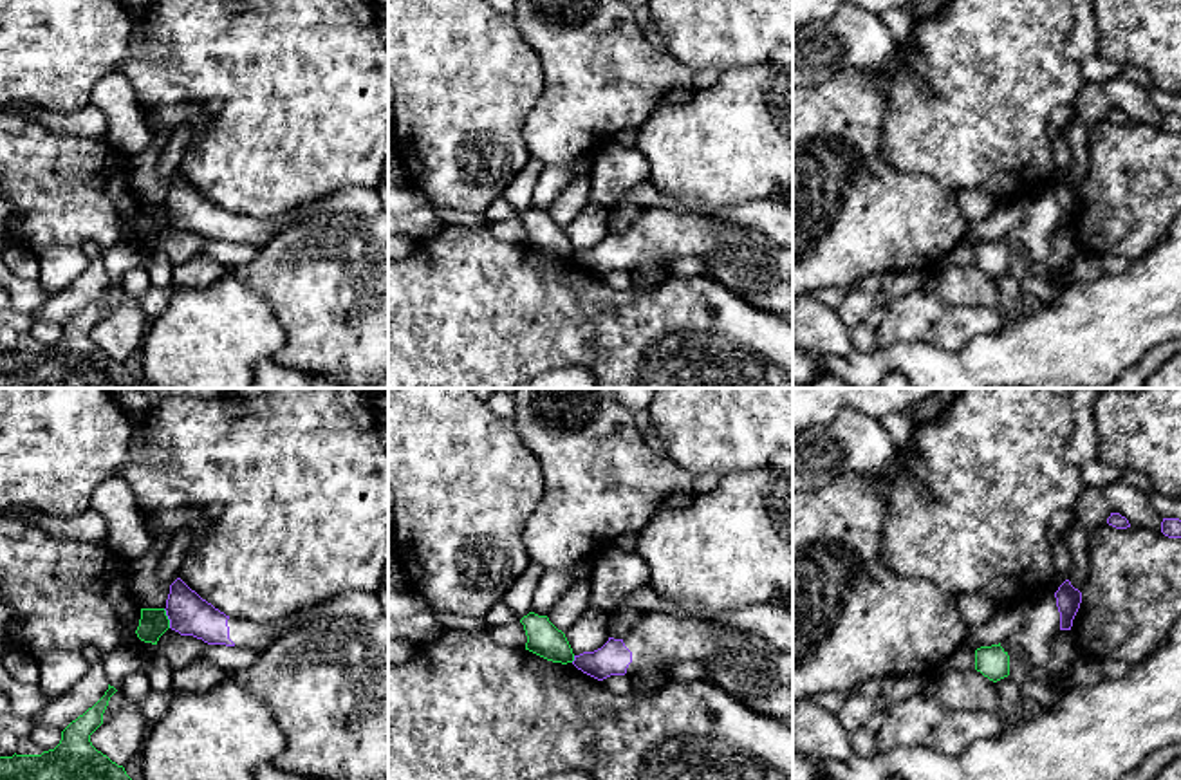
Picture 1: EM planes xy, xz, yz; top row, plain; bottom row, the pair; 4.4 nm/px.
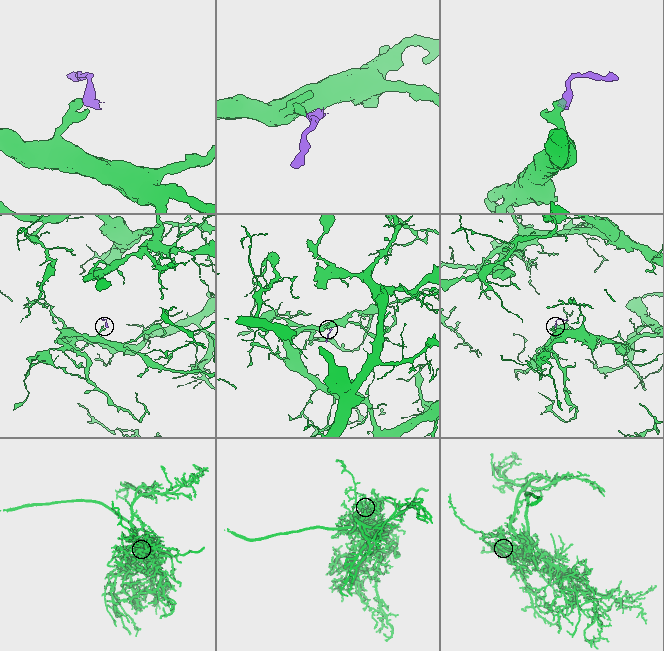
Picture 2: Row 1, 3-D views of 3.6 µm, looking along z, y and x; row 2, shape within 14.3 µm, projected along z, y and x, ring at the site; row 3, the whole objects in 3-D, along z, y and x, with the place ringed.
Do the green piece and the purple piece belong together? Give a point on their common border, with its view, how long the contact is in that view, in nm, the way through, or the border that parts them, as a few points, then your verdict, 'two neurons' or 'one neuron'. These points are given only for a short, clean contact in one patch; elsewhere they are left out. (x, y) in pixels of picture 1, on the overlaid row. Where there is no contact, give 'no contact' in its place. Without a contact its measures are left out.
xy (167, 618) | 90 nm | along xy (163, 609), (170, 627) | two neurons

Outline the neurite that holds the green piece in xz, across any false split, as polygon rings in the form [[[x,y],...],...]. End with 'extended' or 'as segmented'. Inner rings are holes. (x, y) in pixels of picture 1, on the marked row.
[[[529,612],[520,619],[520,623],[527,636],[525,650],[553,663],[567,664],[574,661],[574,654],[565,634],[558,630],[547,616]]] | as segmented

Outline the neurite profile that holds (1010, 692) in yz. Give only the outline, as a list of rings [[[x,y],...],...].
[[[1004,677],[995,682],[999,695],[1000,695],[1000,719],[1009,724],[1011,717],[1017,713],[1020,702],[1022,702],[1022,690],[1020,684],[1011,681],[1009,677]]]

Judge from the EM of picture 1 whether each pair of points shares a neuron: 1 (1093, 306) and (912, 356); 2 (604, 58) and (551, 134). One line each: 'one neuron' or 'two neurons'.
1: one neuron
2: one neuron

